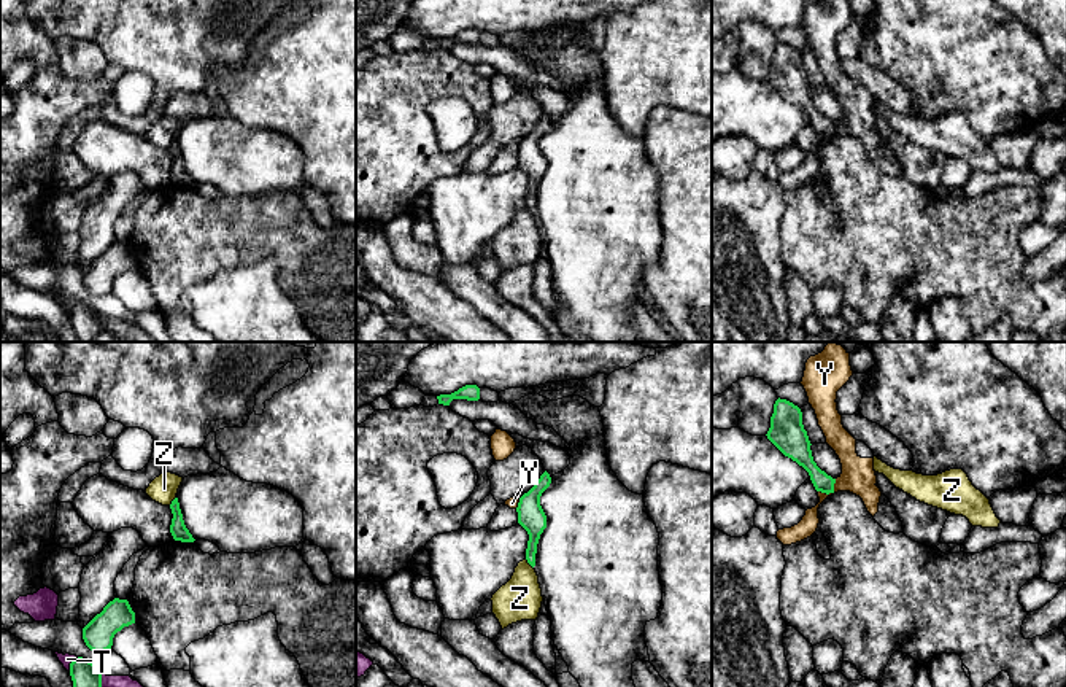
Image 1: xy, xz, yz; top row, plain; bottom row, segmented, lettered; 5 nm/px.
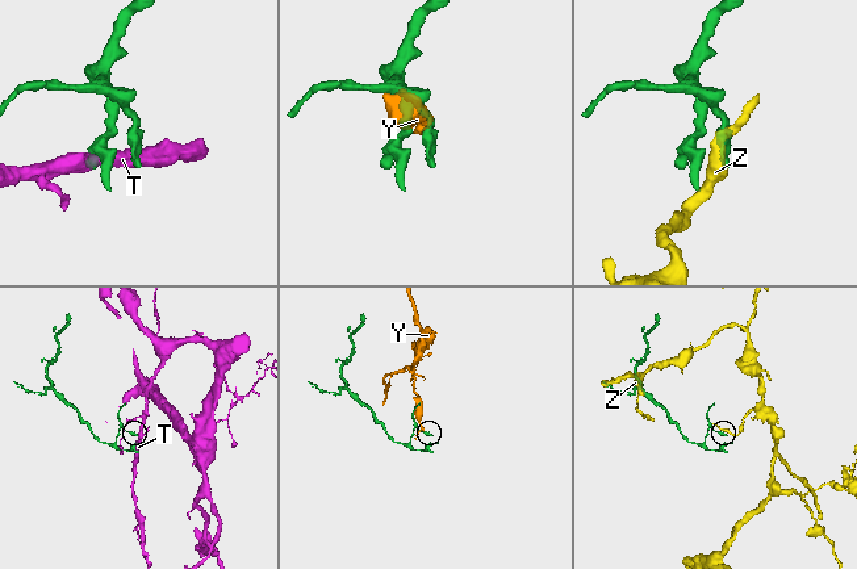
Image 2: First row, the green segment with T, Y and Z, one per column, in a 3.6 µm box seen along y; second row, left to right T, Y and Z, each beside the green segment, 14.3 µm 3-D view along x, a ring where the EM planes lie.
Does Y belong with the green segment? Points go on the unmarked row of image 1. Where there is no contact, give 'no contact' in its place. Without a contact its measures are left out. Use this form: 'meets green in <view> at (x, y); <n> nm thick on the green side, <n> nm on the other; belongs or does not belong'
meets green in yz at (831, 135); 100 nm thick on the green side, 170 nm on the other; does not belong

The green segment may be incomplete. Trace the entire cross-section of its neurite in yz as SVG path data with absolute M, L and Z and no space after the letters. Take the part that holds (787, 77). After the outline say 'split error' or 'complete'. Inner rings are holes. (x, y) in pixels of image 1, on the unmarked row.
M777 43L771 60L767 83L788 102L802 110L821 137L834 137L836 122L821 114L813 105L810 84L802 68L802 56L786 43Z; complete

